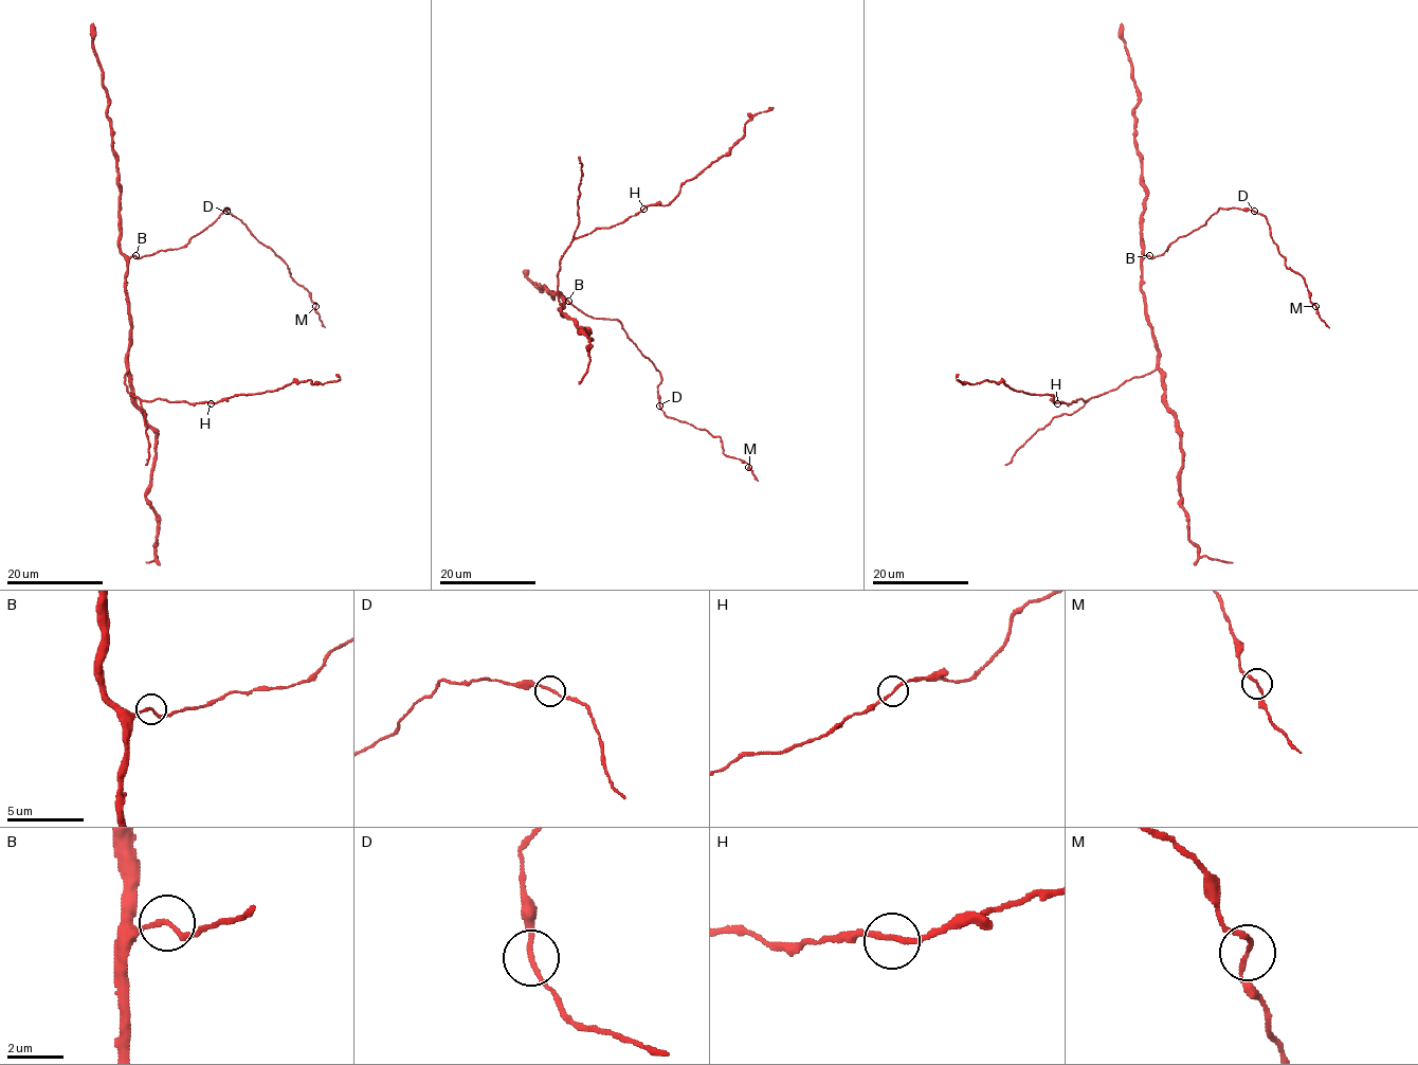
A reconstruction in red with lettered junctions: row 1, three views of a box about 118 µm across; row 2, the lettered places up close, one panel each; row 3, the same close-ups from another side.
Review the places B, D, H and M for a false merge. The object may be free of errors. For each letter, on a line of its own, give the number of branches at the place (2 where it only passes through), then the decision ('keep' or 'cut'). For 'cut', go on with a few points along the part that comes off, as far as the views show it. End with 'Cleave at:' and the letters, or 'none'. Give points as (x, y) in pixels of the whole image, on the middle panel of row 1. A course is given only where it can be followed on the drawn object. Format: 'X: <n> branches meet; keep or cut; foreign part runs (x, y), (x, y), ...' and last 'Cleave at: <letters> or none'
B: 2 branches meet; keep
D: 2 branches meet; keep
H: 2 branches meet; keep
M: 2 branches meet; keep
Cleave at: none

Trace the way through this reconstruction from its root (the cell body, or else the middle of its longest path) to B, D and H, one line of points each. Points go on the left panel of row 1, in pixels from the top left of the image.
B: (129, 305), (125, 271), (126, 262), (134, 256)
D: (129, 305), (125, 271), (126, 262), (132, 256), (143, 257), (161, 250), (183, 248), (228, 208), (226, 211)
H: (129, 305), (126, 390), (142, 400), (160, 398), (168, 401), (211, 403)

